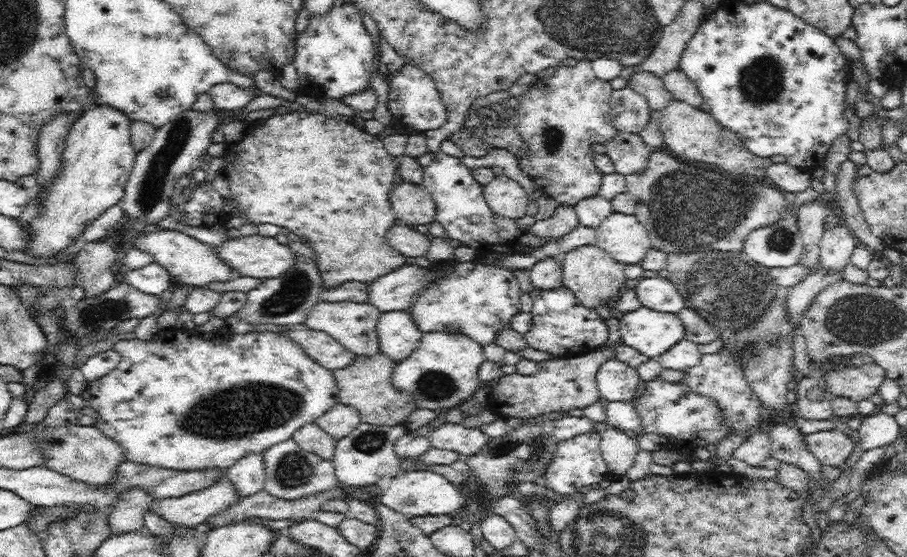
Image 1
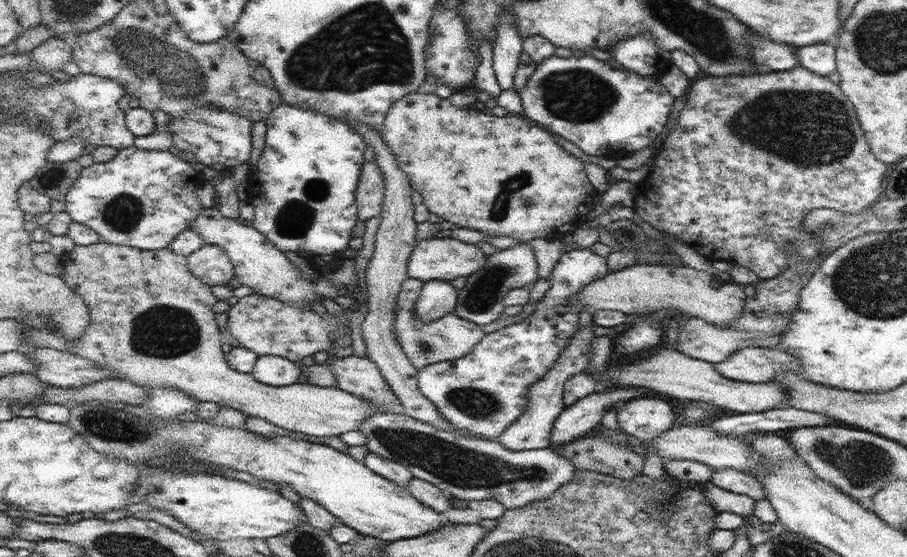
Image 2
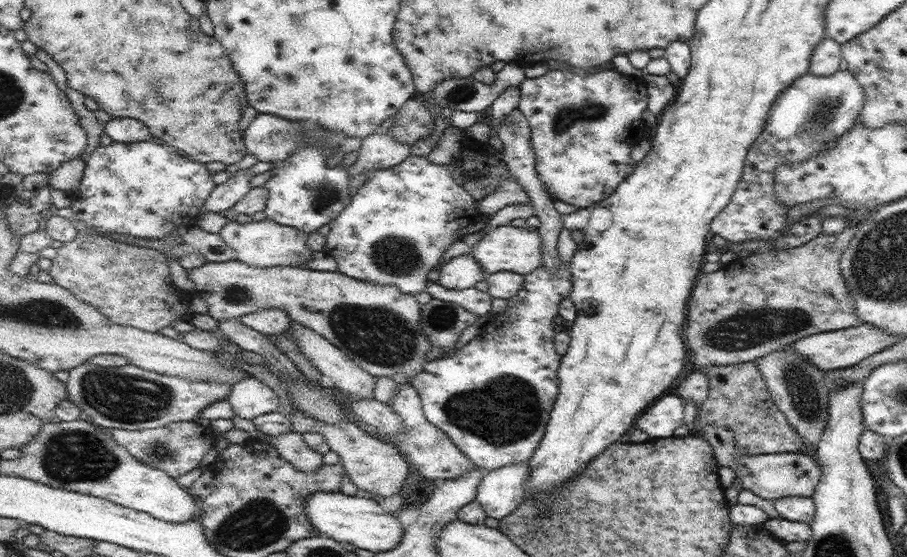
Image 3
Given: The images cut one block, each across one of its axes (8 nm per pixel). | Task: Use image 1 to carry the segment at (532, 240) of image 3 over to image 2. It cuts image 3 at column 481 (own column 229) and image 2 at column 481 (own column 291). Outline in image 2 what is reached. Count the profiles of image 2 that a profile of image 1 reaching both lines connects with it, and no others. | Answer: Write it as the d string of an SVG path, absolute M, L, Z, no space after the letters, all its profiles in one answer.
M431 238L431 240L421 240L415 244L411 256L409 256L409 262L407 262L407 274L409 278L415 278L415 280L421 280L421 282L427 282L427 280L445 280L445 282L451 282L459 276L471 276L475 274L477 270L481 270L487 260L491 256L485 256L477 244L467 244L467 242L459 242L455 238Z

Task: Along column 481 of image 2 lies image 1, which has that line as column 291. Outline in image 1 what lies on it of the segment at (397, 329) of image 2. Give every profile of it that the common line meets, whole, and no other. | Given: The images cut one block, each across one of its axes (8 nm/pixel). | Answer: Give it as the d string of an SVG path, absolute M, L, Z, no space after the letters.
M294 326L292 332L280 332L280 334L298 342L308 352L310 358L314 358L320 366L324 366L332 372L350 366L358 358L358 354L350 352L336 338L332 338L330 334L320 332L320 330L310 330L306 326Z

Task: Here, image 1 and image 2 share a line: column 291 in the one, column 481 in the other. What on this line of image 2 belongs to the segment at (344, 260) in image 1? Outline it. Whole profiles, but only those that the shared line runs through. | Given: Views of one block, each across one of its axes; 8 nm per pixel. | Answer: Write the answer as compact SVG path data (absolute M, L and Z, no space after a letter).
M411 92L395 100L387 110L379 132L381 140L395 156L397 170L405 174L411 190L421 196L429 214L461 228L485 230L493 238L511 236L519 242L535 238L551 240L555 234L569 234L575 228L581 228L587 214L595 208L593 200L599 196L587 182L581 160L557 146L547 134L547 130L529 122L525 116L487 116L475 108L457 108L449 98L437 98L435 94L423 92Z

